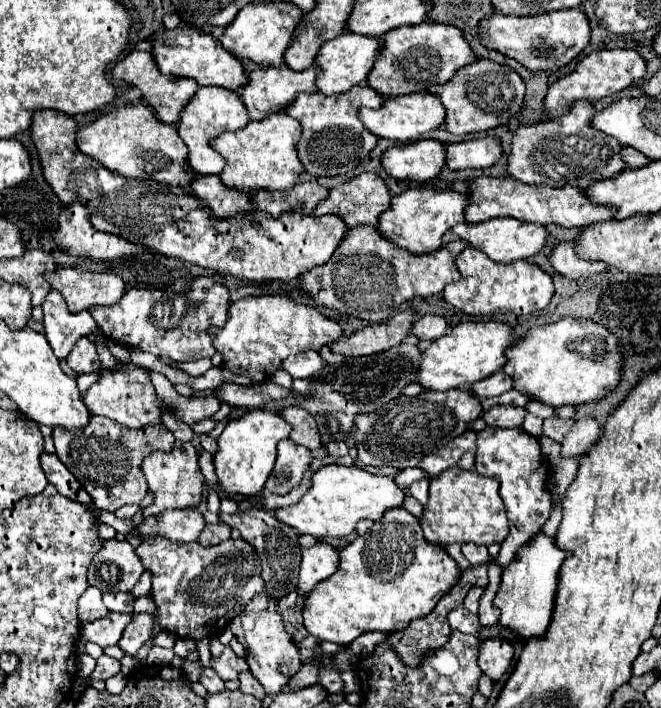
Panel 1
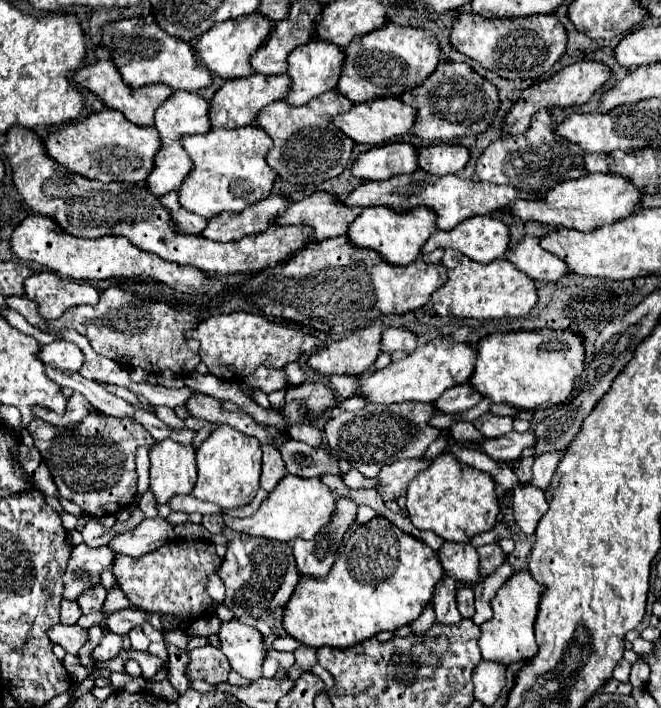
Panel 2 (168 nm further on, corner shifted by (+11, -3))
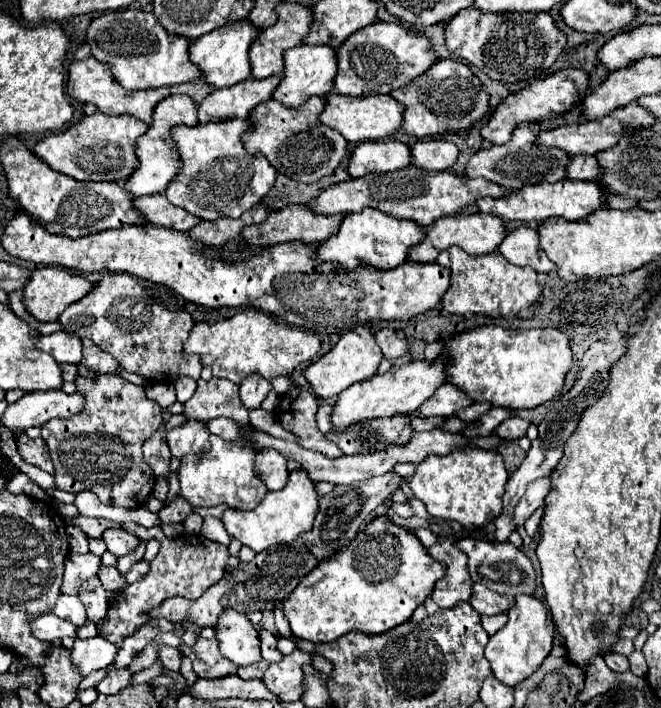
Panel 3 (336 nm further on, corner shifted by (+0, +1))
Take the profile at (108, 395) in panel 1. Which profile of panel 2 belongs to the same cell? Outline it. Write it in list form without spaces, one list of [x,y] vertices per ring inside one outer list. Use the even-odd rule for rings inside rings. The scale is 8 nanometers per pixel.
[[[73,392],[73,396],[67,400],[67,410],[63,414],[63,418],[59,418],[59,414],[55,412],[49,412],[49,410],[39,410],[39,418],[43,418],[45,422],[51,422],[55,426],[65,426],[65,428],[71,428],[73,424],[79,424],[89,412],[95,412],[93,406],[85,400],[85,396]]]

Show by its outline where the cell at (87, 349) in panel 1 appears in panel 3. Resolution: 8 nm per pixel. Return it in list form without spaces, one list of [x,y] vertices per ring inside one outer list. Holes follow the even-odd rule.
[[[62,330],[48,334],[48,336],[38,336],[36,346],[42,352],[52,354],[58,364],[62,364],[62,362],[78,364],[82,360],[82,340],[76,338],[74,334],[62,332]]]

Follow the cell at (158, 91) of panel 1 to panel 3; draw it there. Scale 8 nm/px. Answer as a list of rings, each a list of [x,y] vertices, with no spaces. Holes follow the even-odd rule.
[[[86,58],[86,60],[74,60],[68,66],[68,84],[66,84],[66,94],[82,104],[94,104],[100,112],[104,114],[128,114],[134,116],[138,120],[142,120],[144,124],[152,122],[152,108],[156,106],[156,102],[164,100],[170,90],[166,86],[162,88],[150,88],[150,90],[126,90],[120,84],[116,84],[112,80],[112,74],[108,74],[108,68],[104,64],[100,64],[96,58]]]

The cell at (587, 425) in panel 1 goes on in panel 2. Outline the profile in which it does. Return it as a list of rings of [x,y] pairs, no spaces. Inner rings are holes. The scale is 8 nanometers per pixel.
[[[563,450],[561,452],[543,452],[541,456],[537,456],[535,464],[533,464],[531,484],[539,486],[539,488],[547,488],[553,478],[553,472],[557,470],[561,456],[563,456]]]

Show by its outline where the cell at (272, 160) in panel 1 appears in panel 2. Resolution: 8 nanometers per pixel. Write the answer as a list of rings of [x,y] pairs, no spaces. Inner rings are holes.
[[[253,124],[235,130],[213,130],[203,136],[183,136],[181,144],[195,164],[179,190],[183,208],[213,218],[223,210],[241,212],[269,196],[277,172],[273,172],[265,160],[269,148],[273,148],[273,140],[269,140],[269,134],[263,128]]]

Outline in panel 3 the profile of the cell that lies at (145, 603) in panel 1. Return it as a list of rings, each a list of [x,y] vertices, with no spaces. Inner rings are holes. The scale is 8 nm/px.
[[[160,646],[160,652],[158,652],[160,660],[164,662],[164,666],[172,672],[180,672],[180,656],[182,652],[178,648],[172,648],[172,646]]]

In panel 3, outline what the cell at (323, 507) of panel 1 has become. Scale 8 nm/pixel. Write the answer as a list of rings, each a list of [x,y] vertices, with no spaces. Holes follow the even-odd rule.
[[[294,470],[290,472],[290,478],[286,486],[278,492],[268,492],[262,502],[254,510],[232,510],[226,508],[222,514],[222,524],[226,532],[240,540],[242,546],[252,548],[254,552],[262,552],[274,544],[286,544],[292,542],[298,534],[308,532],[314,522],[314,514],[318,510],[318,500],[320,496],[314,490],[314,484],[306,476],[304,470]]]

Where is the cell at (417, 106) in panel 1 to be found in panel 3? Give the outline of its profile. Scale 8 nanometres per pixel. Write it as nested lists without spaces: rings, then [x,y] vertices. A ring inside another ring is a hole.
[[[330,92],[330,94],[326,94],[326,108],[320,114],[320,122],[324,122],[324,126],[340,132],[348,142],[358,144],[358,142],[382,140],[386,136],[392,136],[402,126],[402,114],[404,114],[404,106],[398,100],[394,100],[392,96],[370,94],[370,96],[350,98],[350,96]]]

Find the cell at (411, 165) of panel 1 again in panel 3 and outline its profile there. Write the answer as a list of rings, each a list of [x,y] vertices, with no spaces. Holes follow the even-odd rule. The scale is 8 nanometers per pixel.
[[[360,142],[346,166],[350,178],[362,178],[368,172],[390,172],[410,164],[410,148],[402,142]]]

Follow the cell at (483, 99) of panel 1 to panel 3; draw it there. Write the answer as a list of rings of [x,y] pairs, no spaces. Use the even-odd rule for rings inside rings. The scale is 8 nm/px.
[[[438,60],[434,66],[428,68],[428,72],[394,90],[392,96],[406,108],[402,120],[404,132],[416,138],[432,138],[438,134],[470,128],[486,116],[490,98],[484,92],[478,76],[474,76],[466,64],[456,60]]]

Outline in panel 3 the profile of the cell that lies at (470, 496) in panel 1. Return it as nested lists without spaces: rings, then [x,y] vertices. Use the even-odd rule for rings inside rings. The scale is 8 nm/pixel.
[[[466,446],[444,456],[428,456],[428,460],[422,460],[410,480],[410,488],[434,518],[478,528],[488,524],[502,512],[506,482],[508,472],[504,468],[502,454],[498,454],[496,450]]]

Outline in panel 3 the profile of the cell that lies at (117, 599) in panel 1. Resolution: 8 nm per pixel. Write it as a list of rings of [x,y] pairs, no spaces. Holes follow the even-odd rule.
[[[96,576],[92,580],[86,580],[82,586],[80,586],[80,592],[78,592],[78,598],[80,602],[86,606],[86,614],[88,614],[88,620],[92,622],[102,622],[106,612],[108,612],[108,594],[106,590],[102,588],[100,580],[96,580]]]

